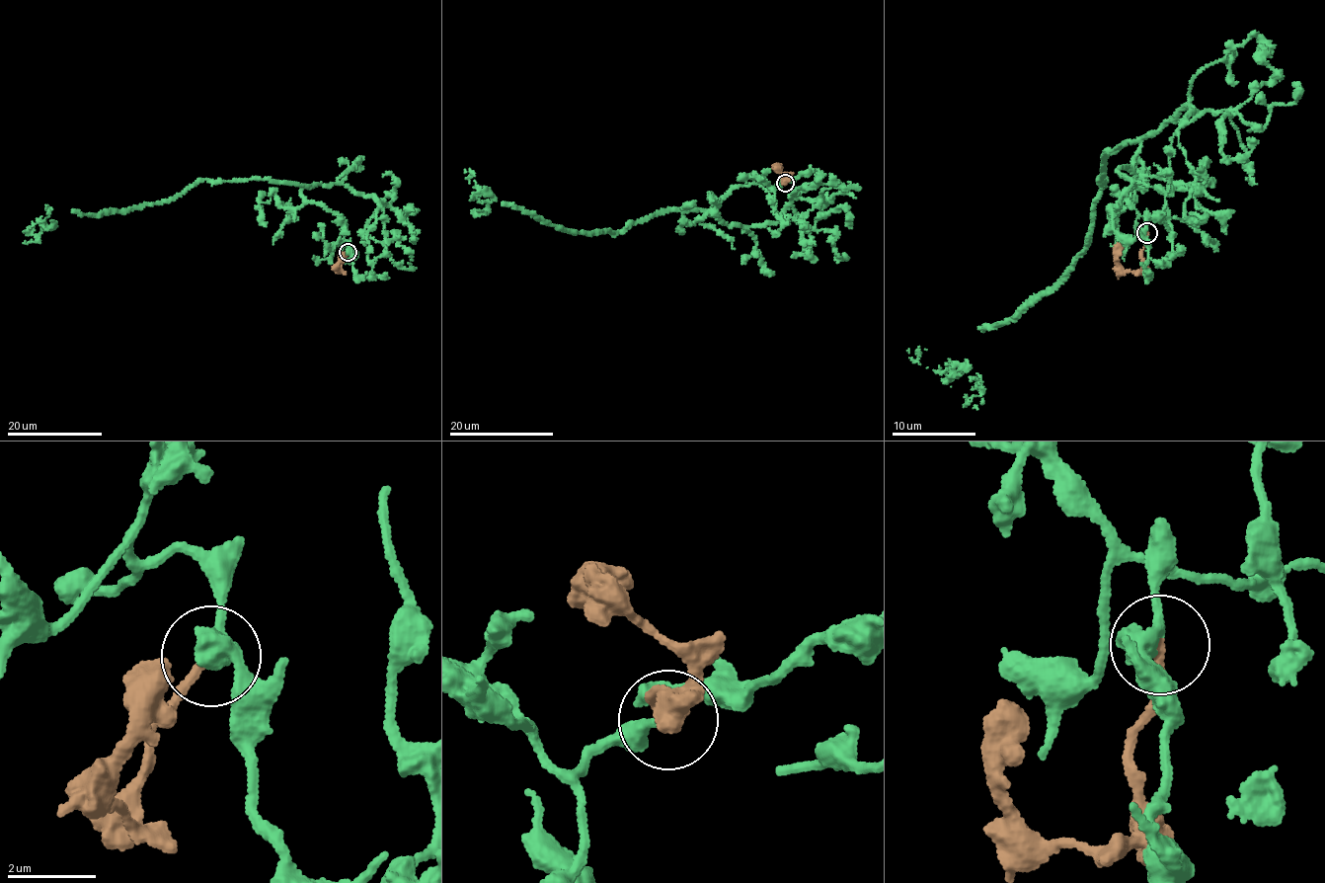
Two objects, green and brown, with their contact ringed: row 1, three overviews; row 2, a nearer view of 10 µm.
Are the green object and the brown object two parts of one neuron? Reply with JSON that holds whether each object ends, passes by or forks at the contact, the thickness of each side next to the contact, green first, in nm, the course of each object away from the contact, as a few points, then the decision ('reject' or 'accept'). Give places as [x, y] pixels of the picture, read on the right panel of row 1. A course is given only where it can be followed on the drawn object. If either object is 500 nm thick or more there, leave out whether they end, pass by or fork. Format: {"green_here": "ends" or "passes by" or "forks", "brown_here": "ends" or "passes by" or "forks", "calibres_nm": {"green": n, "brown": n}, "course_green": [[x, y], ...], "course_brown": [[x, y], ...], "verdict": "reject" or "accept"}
{"green_here": "forks", "brown_here": "ends", "calibres_nm": {"green": 260, "brown": 190}, "course_green": [[1146, 232], [1118, 172], [1138, 152], [1127, 143], [1104, 153], [1083, 251], [951, 371], [984, 392], [973, 408]], "course_brown": [[1146, 232], [1143, 267], [1138, 271], [1123, 268], [1118, 258], [1117, 243]], "verdict": "accept"}

